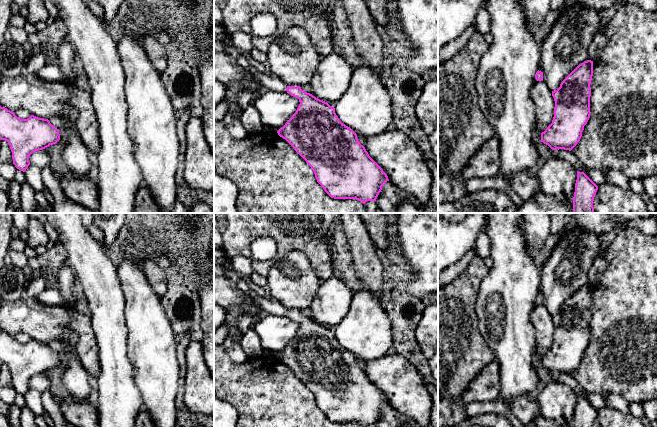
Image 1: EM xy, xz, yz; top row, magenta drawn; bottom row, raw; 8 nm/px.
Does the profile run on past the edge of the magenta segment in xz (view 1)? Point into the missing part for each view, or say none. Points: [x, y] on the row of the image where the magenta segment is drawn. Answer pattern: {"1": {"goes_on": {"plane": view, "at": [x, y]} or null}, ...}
{"1": {"goes_on": {"plane": "xz", "at": [270, 82]}}}

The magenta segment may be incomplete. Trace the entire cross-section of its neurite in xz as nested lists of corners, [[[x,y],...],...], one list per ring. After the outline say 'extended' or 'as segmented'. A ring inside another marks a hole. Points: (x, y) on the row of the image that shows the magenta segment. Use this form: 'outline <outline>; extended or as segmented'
outline [[[252,70],[253,78],[266,90],[288,93],[299,99],[300,104],[292,117],[277,133],[285,139],[294,150],[306,161],[315,174],[317,182],[324,191],[335,199],[356,199],[363,204],[367,201],[376,201],[382,186],[389,181],[383,169],[369,156],[365,147],[360,144],[357,134],[343,124],[335,113],[335,108],[305,92],[300,86],[288,86],[273,73],[265,74]]]; extended

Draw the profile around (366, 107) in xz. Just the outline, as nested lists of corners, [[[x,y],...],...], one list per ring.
[[[370,67],[354,69],[349,87],[335,102],[340,121],[365,138],[384,133],[393,120],[388,90]]]

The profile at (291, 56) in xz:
[[[291,27],[275,37],[266,54],[270,72],[288,86],[309,84],[322,59],[301,27]]]

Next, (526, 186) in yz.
[[[521,172],[514,175],[506,183],[524,202],[541,191],[537,178],[530,176],[528,172]]]

